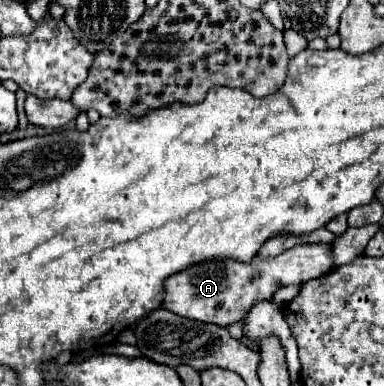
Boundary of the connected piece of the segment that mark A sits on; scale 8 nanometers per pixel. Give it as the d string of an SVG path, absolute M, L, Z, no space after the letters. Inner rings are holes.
M296 244L294 248L282 252L276 258L266 260L254 258L248 264L230 258L208 260L188 270L182 270L166 280L166 298L162 302L162 308L190 320L218 324L226 328L242 320L252 302L270 300L280 286L302 284L306 280L324 276L332 268L334 268L332 244Z

